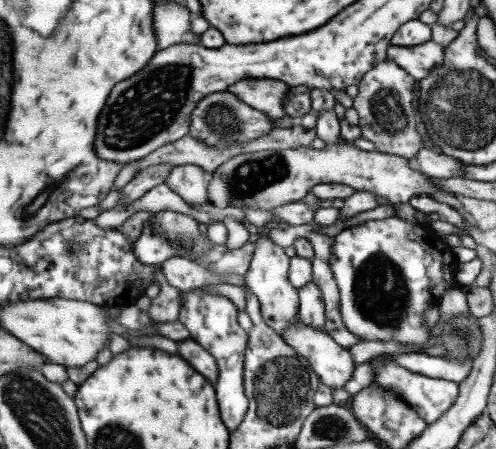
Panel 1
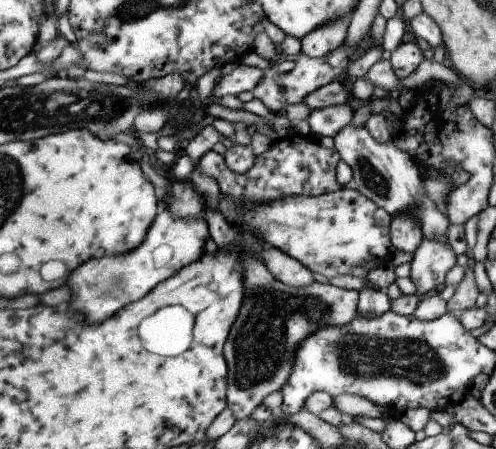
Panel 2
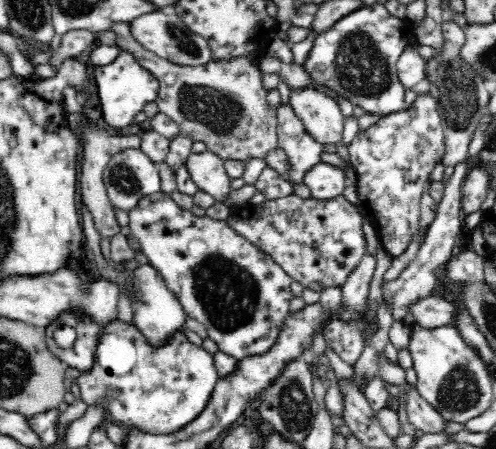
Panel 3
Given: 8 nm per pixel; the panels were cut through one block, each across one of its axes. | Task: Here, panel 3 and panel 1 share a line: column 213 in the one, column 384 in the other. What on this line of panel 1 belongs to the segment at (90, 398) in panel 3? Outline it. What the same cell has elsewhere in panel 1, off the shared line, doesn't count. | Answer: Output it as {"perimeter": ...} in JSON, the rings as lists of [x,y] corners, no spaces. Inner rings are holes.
{"perimeter":[[[379,356],[375,360],[371,360],[369,364],[373,364],[375,372],[373,372],[373,382],[371,386],[377,386],[379,390],[393,394],[395,398],[401,398],[407,406],[411,406],[419,418],[423,418],[427,424],[439,422],[439,418],[443,414],[447,414],[447,410],[451,410],[451,406],[455,406],[455,398],[459,398],[459,386],[455,382],[449,380],[437,380],[437,378],[429,378],[417,372],[411,372],[407,368],[403,368],[399,362],[395,362],[397,358],[391,356]]]}

